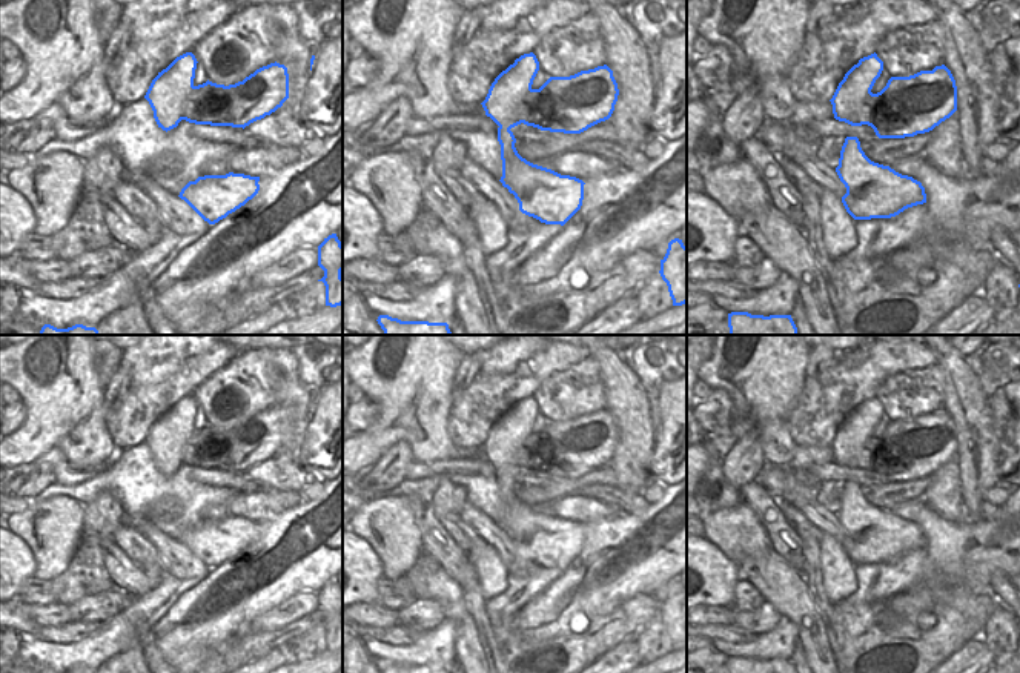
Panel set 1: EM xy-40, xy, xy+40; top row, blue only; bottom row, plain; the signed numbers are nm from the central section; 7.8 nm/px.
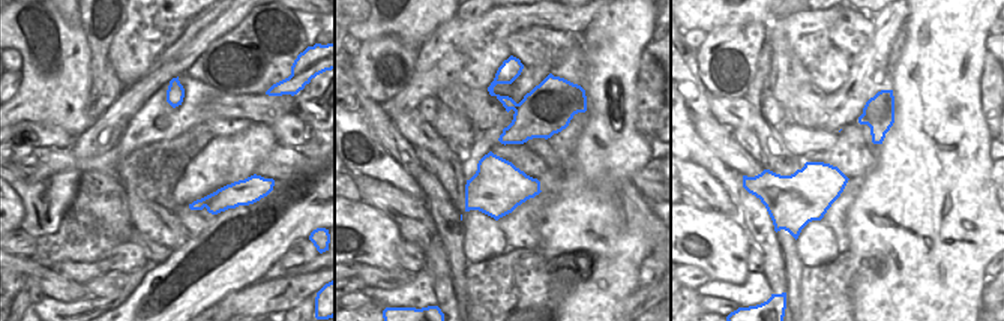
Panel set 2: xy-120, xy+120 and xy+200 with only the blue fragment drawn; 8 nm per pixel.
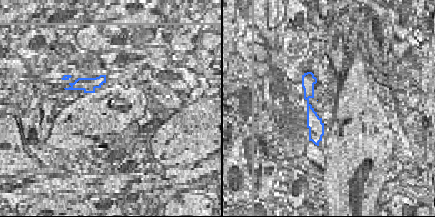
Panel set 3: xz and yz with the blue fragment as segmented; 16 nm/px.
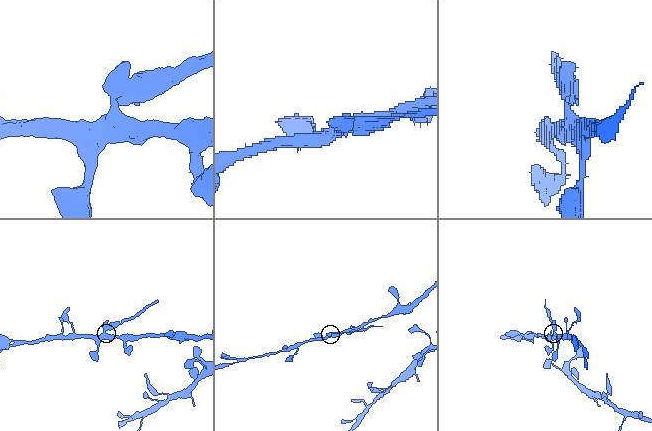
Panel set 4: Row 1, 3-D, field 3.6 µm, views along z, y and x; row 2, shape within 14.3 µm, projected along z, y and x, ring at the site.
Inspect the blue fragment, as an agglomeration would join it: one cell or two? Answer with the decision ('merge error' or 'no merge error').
merge error

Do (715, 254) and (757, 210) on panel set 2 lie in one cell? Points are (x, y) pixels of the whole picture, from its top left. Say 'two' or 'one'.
two

